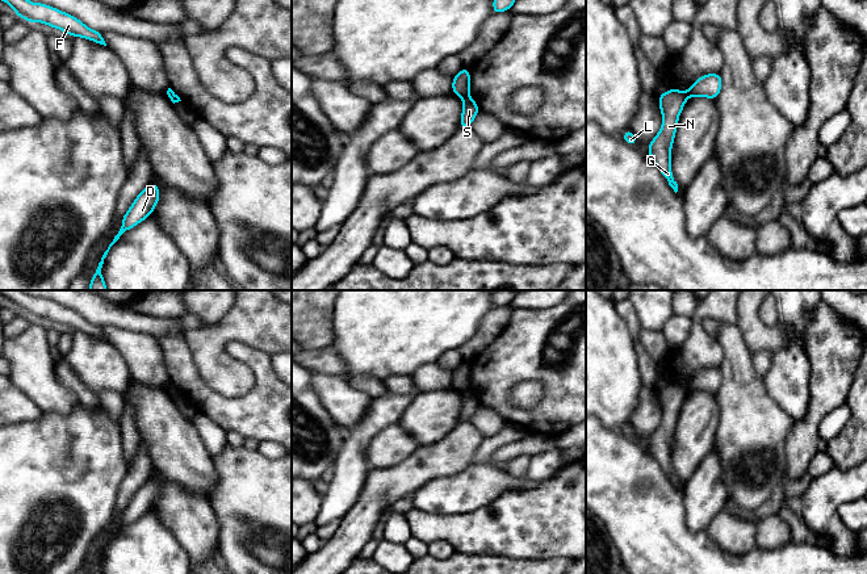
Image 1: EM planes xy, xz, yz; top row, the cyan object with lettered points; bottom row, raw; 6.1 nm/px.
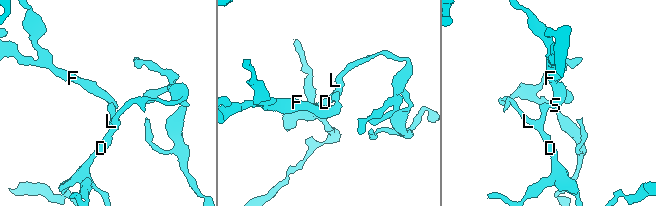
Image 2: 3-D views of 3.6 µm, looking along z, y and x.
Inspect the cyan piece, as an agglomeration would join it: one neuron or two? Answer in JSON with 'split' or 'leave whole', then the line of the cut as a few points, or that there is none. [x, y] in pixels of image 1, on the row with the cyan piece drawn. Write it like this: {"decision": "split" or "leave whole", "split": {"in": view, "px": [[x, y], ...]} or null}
{"decision": "split", "split": {"in": "xz", "px": [[468, 95], [463, 99]]}}

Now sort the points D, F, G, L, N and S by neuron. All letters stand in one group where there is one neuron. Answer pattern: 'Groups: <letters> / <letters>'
Groups: D G L N / F S

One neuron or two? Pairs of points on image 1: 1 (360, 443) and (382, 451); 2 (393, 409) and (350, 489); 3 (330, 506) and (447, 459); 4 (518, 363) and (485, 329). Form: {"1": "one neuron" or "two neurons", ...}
{"1": "two neurons", "2": "one neuron", "3": "two neurons", "4": "two neurons"}

